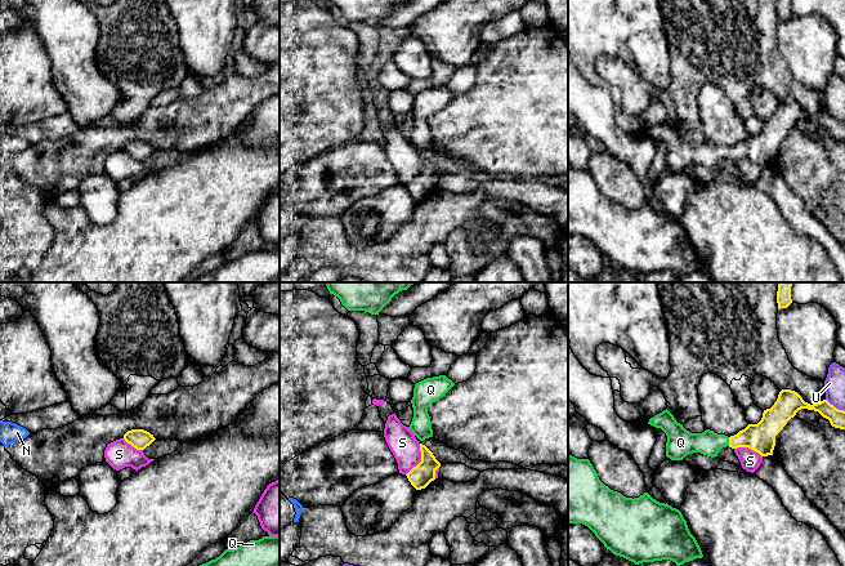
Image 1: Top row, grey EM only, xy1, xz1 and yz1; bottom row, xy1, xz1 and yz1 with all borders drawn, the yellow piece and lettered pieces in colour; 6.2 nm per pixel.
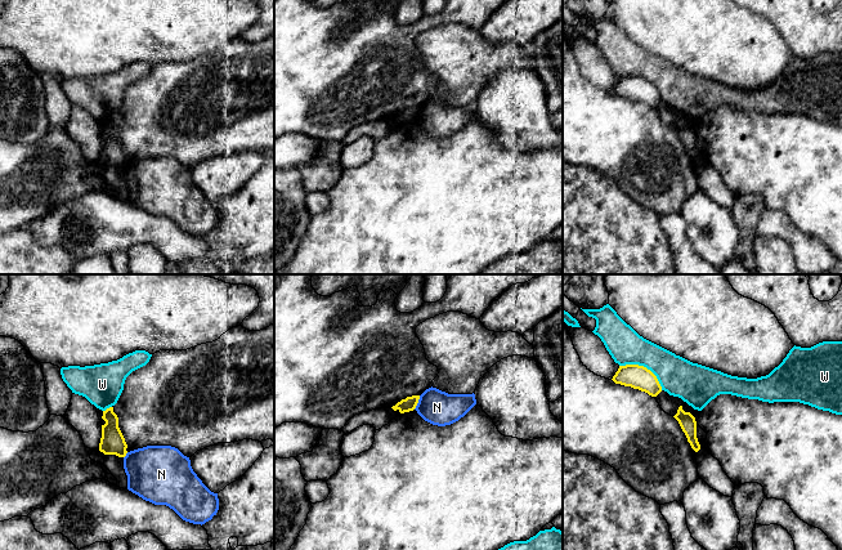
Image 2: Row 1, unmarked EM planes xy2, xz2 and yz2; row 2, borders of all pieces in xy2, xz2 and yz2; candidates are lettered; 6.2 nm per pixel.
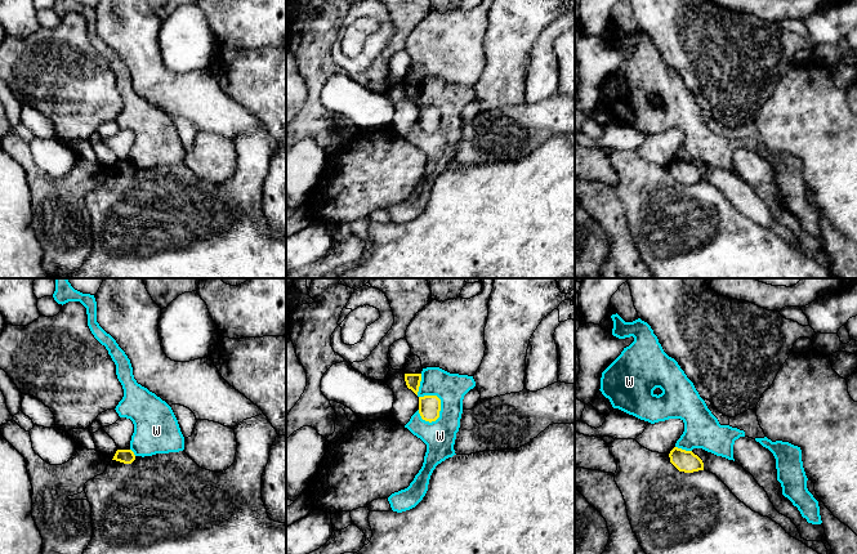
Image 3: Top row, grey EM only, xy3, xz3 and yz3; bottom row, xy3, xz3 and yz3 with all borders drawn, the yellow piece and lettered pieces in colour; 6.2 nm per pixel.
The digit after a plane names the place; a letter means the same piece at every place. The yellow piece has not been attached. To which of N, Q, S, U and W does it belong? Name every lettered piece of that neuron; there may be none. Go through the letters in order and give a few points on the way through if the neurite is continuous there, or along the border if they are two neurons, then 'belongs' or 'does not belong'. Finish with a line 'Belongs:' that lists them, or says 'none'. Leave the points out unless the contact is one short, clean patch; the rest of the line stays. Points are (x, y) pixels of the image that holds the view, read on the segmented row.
N: along xz2 (420, 396), (413, 408) | does not belong
Q: across yz1 (760, 437), (729, 441), (707, 442) | belongs
S: along xz1 (420, 444), (420, 460), (406, 475) | does not belong
U: along yz1 (826, 399), (844, 411) | does not belong
W: does not belong
Belongs: Q

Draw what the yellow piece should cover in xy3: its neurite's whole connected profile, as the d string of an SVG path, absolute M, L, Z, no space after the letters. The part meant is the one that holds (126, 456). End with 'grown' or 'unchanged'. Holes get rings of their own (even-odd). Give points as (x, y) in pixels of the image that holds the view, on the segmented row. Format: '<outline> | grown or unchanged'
M117 450L112 460L131 464L135 460L135 455L131 450Z | unchanged

